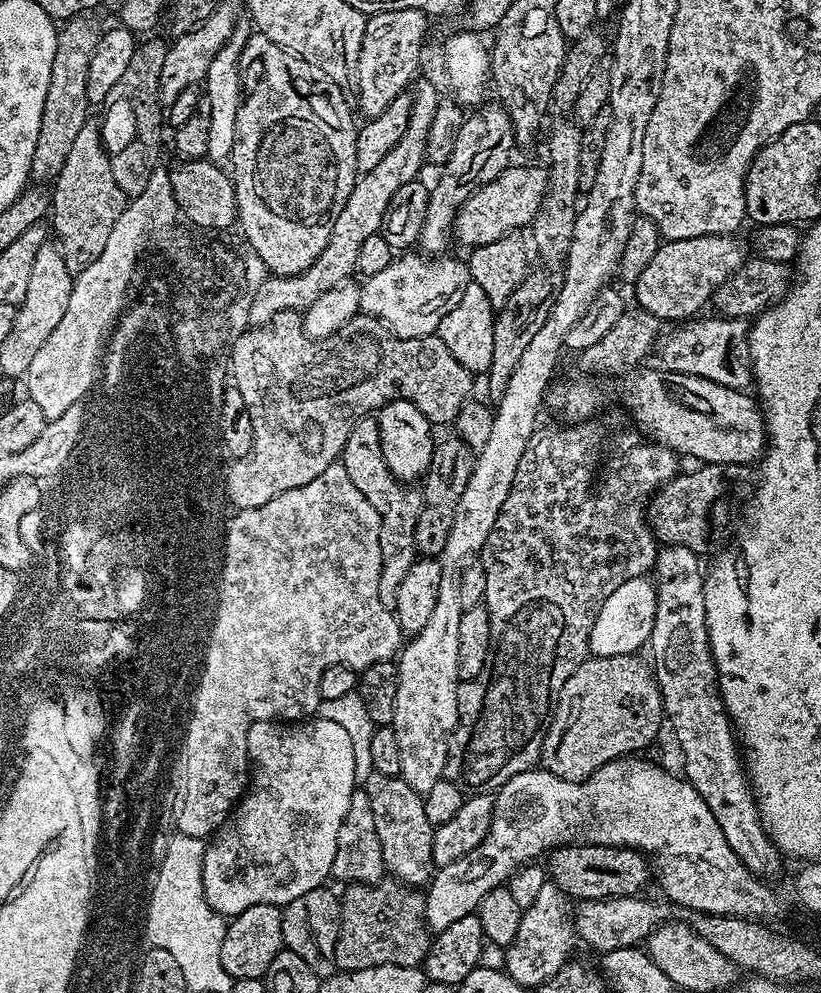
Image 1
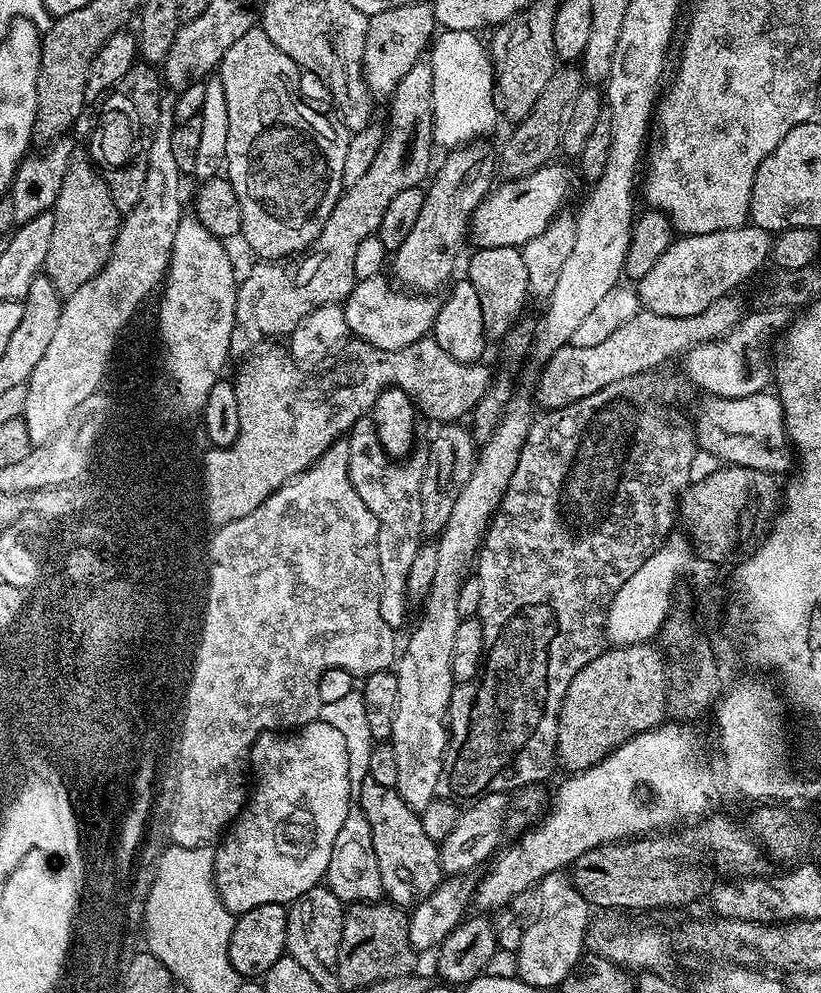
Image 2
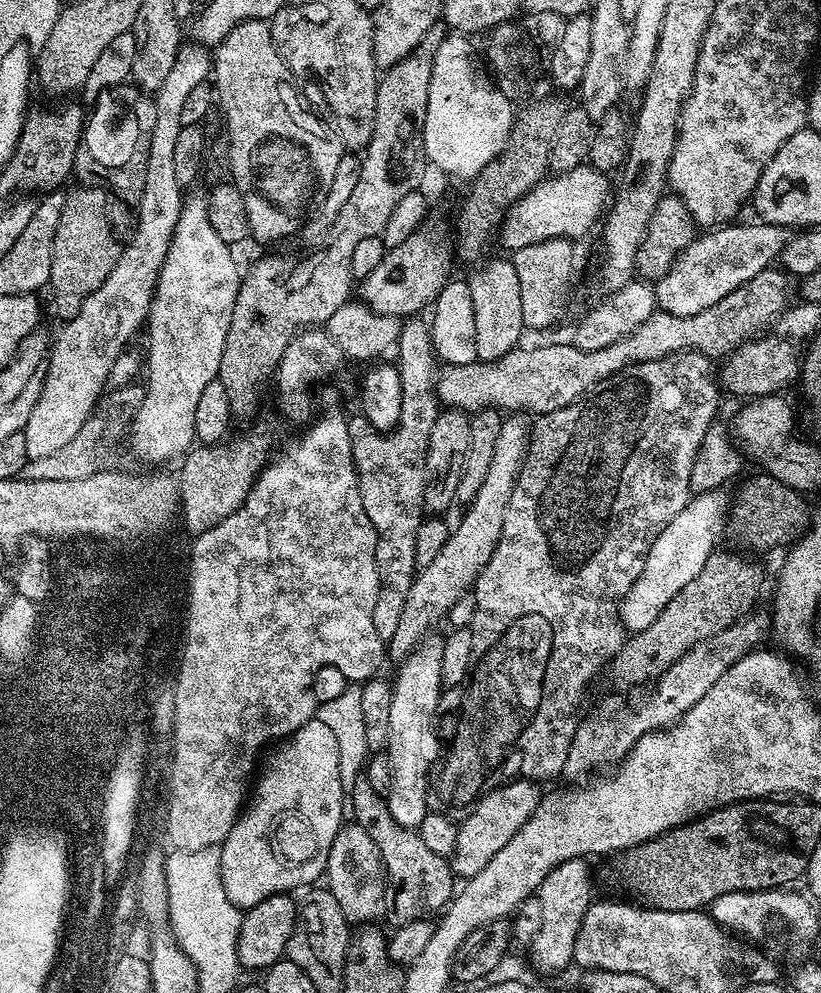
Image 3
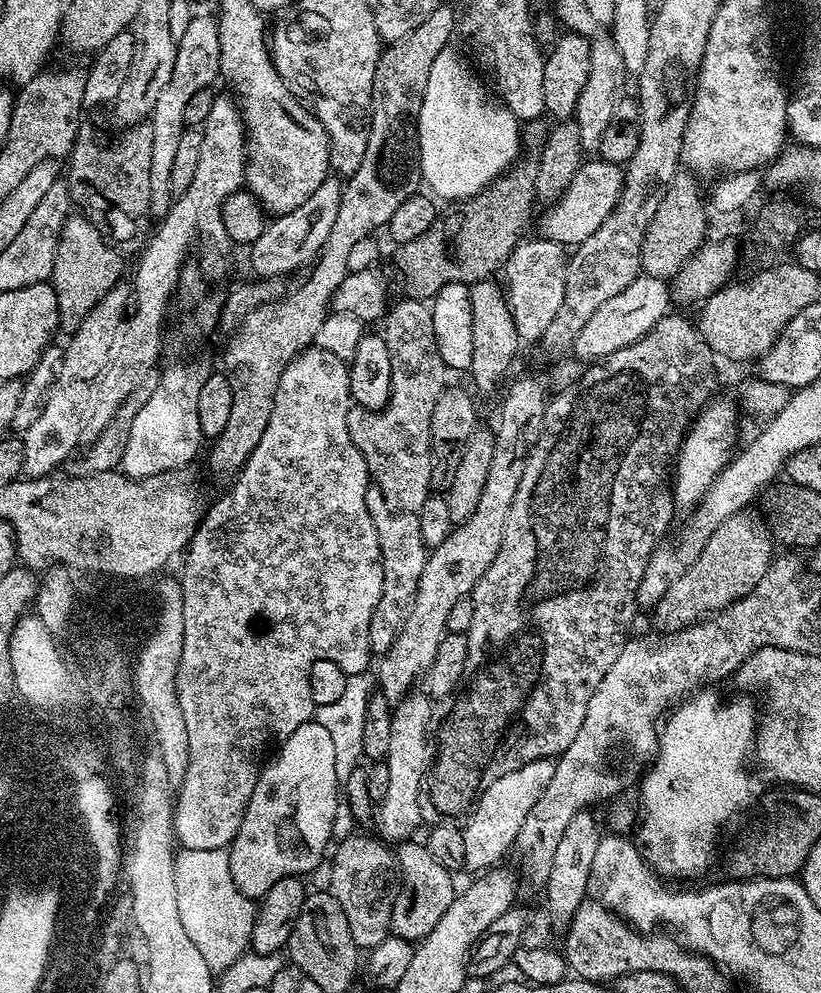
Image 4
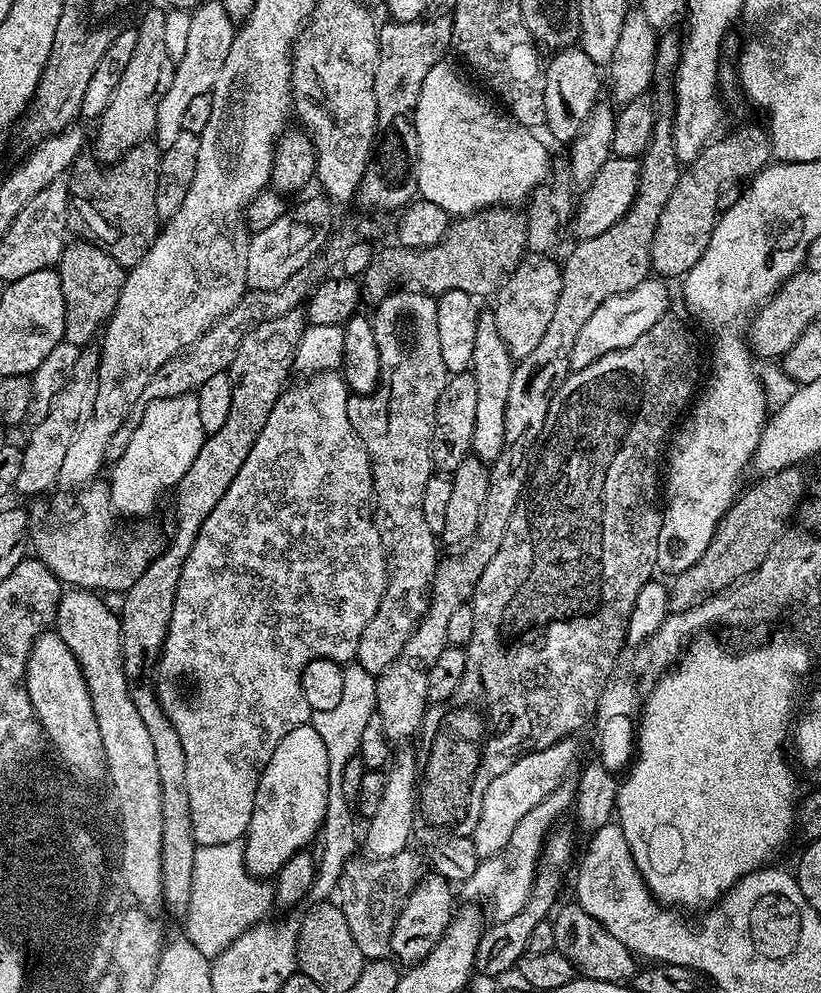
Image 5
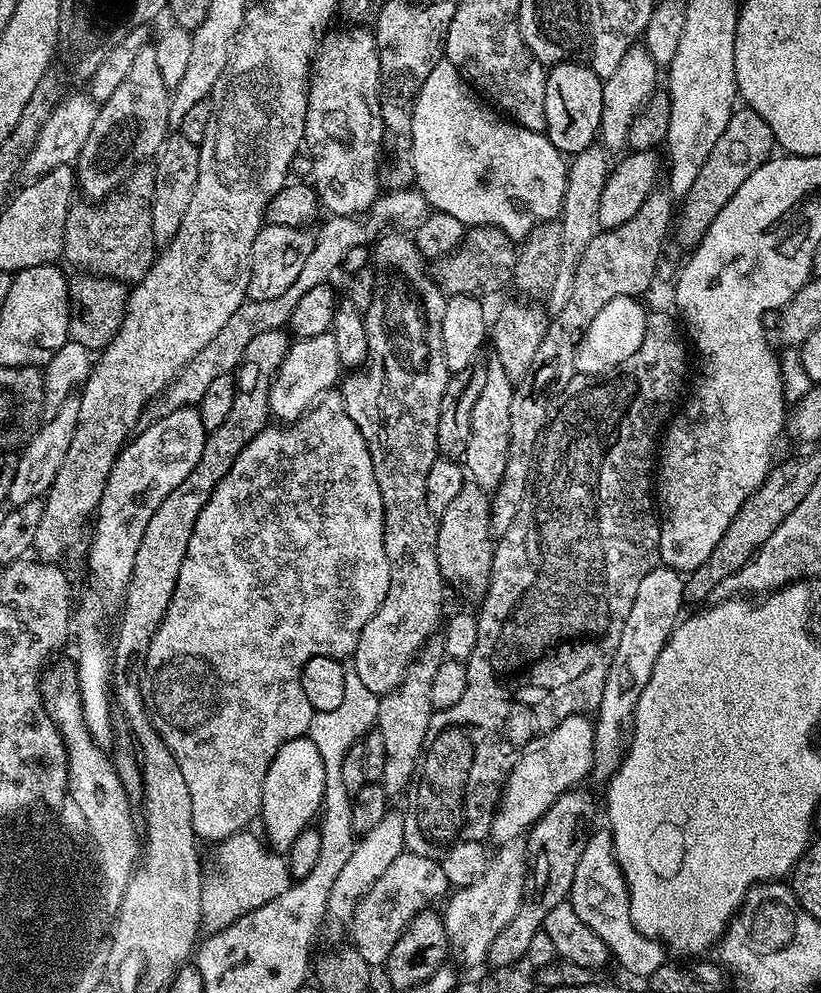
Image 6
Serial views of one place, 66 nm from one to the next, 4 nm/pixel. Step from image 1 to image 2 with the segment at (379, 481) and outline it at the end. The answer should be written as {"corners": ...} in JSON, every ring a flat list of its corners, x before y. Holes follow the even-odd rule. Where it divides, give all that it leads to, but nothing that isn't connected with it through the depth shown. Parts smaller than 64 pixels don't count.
{"corners":[[371,419,354,422,346,434,350,450,350,482,358,490,358,498,366,502,370,514,378,522,378,570,382,570,378,610,386,626,400,630,408,616,410,601,406,590,406,578,410,578,410,566,414,554,418,554,424,531,422,530,422,486,420,480,408,468,399,468,397,461,386,454,382,442,378,442,376,428]]}

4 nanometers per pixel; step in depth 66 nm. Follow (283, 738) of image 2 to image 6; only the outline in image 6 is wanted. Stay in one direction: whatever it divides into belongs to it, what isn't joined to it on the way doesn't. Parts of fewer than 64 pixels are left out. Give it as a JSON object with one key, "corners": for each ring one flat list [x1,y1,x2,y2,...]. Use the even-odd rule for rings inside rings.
{"corners":[[307,735,286,742,278,754,274,754,274,762,270,762,270,770,266,770,266,782,262,782,258,817,259,823,264,823,263,835,273,849,287,850,294,838,317,819,324,802,325,786,326,770,322,766,322,757,318,754,318,746,314,746]]}

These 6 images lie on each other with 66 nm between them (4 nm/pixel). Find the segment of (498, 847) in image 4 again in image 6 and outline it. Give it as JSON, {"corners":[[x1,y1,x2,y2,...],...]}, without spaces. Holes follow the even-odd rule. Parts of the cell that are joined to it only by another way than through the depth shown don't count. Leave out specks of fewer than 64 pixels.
{"corners":[[587,715,567,716,554,730,535,740,529,740,524,748,524,753,512,768,507,780,503,783,499,804,492,816,491,838,496,839,497,845,508,844,511,840,519,840,531,829,536,821,554,806,556,799,564,792,570,792,581,783,580,779,587,777,592,771,594,758,594,732,595,723]]}

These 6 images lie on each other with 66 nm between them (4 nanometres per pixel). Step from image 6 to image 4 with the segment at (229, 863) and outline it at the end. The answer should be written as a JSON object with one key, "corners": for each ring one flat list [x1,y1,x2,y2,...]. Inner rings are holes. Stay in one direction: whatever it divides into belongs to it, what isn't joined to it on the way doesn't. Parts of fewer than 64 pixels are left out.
{"corners":[[181,849,175,855,175,893,178,894,178,914,190,942,201,951,207,966,215,973,224,972,247,951,251,943,253,922,256,917,255,901,234,886,230,875,230,864,227,849,190,850]]}

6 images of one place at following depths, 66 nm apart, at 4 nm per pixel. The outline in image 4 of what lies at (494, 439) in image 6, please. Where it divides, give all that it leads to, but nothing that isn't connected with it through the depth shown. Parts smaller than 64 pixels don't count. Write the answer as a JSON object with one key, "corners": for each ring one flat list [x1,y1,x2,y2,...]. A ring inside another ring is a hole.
{"corners":[[495,279,478,281,470,287,470,314,474,314,474,358,470,375,476,383,475,391,492,392,504,380,504,375,512,368,516,360,516,351,522,347,522,341,515,329,514,318,508,308,505,289,495,284]]}

